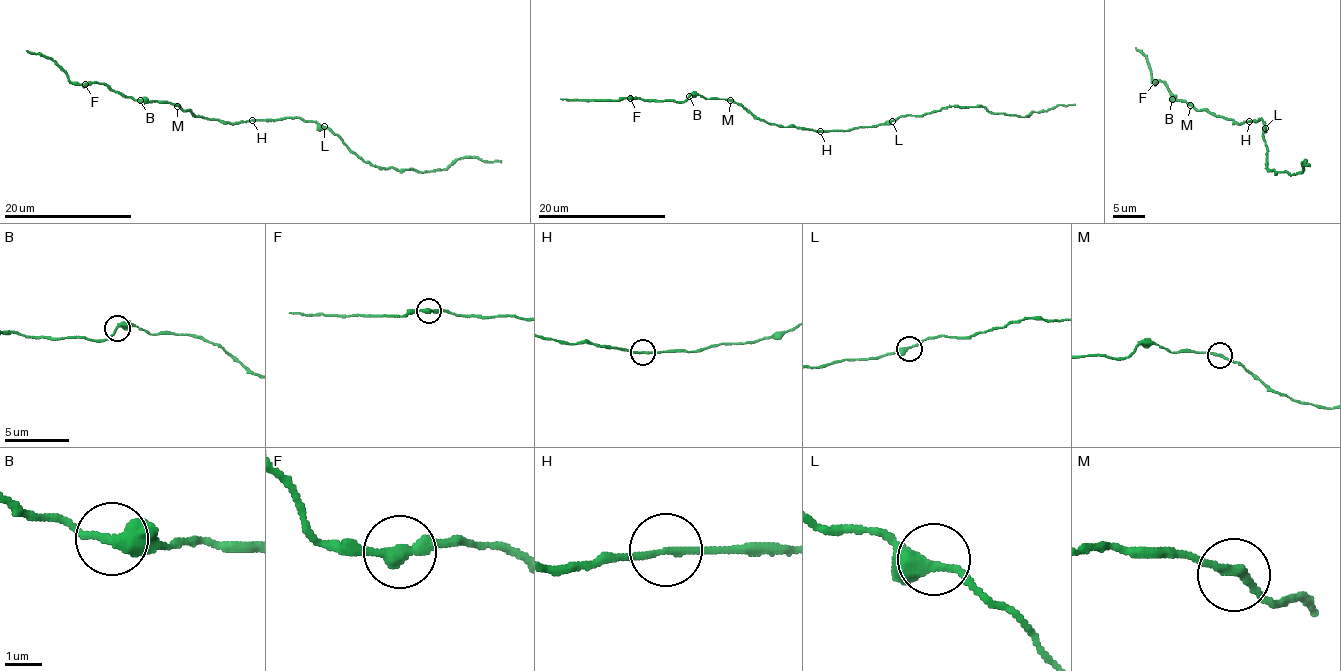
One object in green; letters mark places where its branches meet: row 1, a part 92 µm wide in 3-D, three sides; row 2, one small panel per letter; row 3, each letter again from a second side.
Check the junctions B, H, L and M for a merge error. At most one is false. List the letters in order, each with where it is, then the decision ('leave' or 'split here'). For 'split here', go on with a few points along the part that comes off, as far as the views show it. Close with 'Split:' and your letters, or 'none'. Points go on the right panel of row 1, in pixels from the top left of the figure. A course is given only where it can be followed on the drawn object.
B: at (1172, 99); leave
H: at (1249, 121); leave
L: at (1265, 128); leave
M: at (1190, 105); leave
Split: none

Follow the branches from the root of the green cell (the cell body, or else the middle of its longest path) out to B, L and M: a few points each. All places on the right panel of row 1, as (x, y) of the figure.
B: (1249, 121), (1238, 124), (1172, 99)
L: (1249, 121), (1262, 119), (1265, 128)
M: (1249, 121), (1238, 124), (1191, 105)

